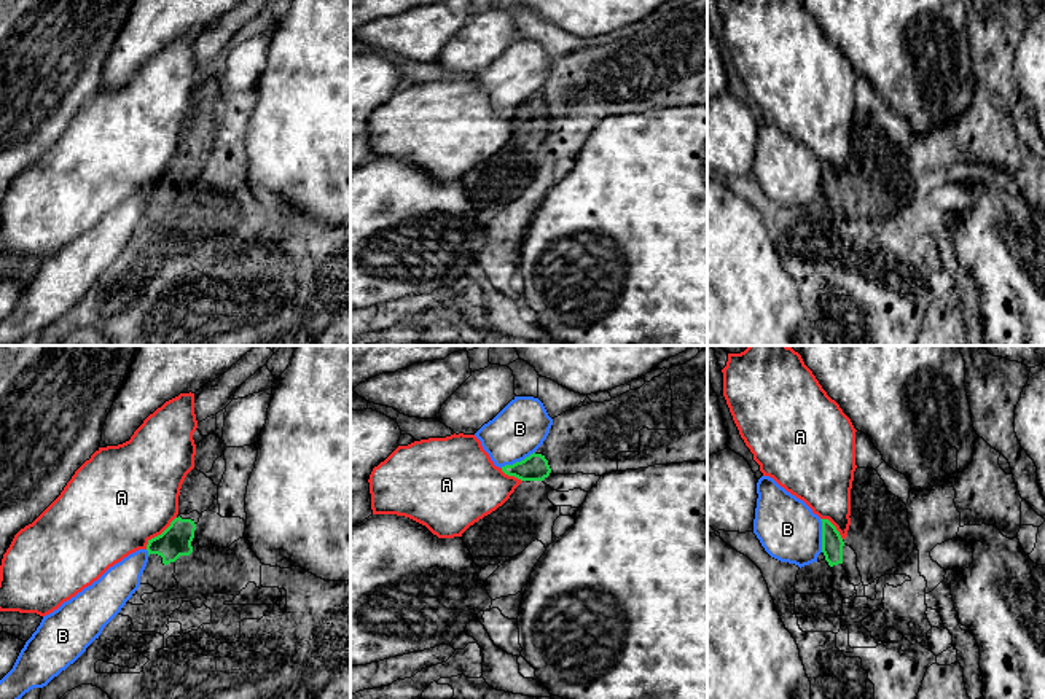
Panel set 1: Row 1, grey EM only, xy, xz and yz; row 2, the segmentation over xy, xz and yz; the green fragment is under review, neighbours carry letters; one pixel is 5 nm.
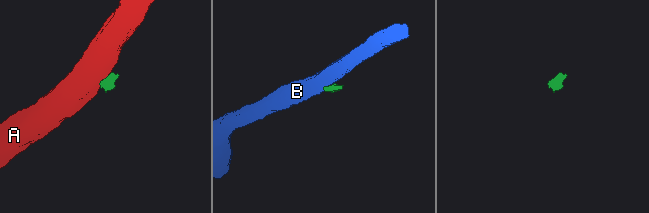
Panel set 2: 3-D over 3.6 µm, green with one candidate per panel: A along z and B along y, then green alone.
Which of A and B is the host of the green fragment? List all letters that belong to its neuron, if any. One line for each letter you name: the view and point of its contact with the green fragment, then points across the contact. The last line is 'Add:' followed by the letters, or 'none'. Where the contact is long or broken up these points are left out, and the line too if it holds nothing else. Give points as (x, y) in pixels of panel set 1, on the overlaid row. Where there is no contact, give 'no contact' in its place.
Add: none

